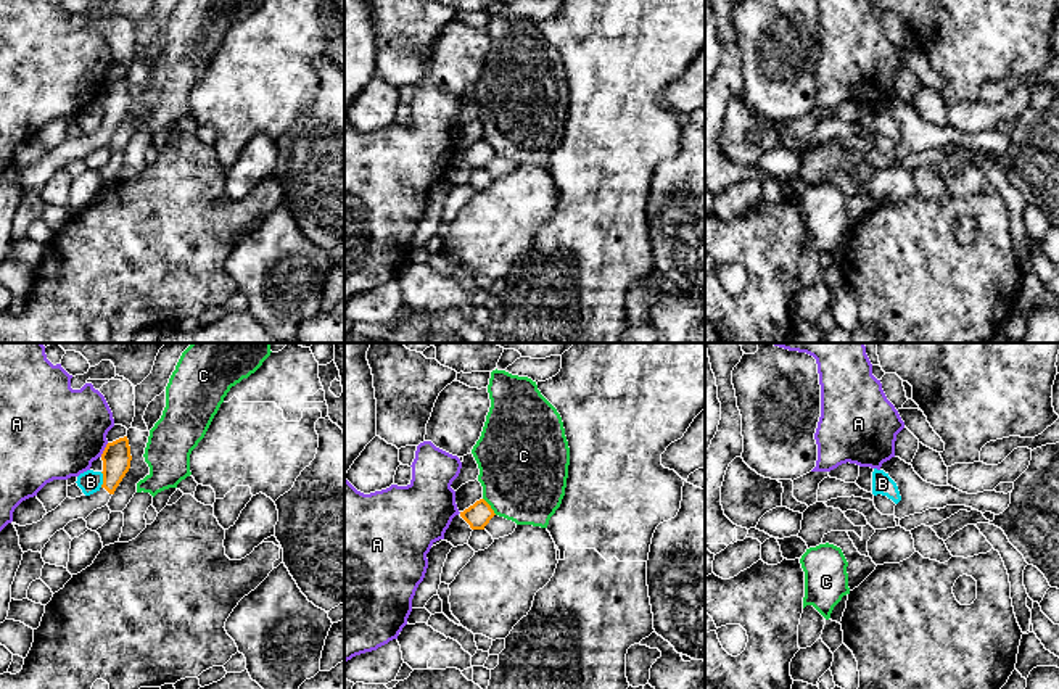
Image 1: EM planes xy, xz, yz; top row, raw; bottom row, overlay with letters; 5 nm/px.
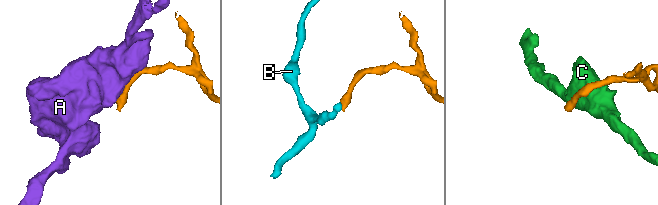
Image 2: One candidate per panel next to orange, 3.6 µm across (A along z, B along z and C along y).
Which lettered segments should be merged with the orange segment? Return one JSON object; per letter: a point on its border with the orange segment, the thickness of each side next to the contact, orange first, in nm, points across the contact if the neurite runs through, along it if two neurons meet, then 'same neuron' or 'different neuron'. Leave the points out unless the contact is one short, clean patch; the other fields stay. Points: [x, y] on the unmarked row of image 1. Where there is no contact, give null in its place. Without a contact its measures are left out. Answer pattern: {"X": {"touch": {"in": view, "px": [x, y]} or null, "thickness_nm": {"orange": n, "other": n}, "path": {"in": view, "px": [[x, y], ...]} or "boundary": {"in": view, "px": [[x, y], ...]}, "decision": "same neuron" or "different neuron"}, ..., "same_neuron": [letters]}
{"A": {"touch": {"in": "xy", "px": [105, 89]}, "thickness_nm": {"orange": 150, "other": 460}, "decision": "different neuron"}, "B": {"touch": {"in": "xy", "px": [103, 119]}, "thickness_nm": {"orange": 150, "other": 120}, "decision": "different neuron"}, "C": {"touch": {"in": "xz", "px": [490, 145]}, "thickness_nm": {"orange": 120, "other": 440}, "decision": "different neuron"}, "same_neuron": []}

